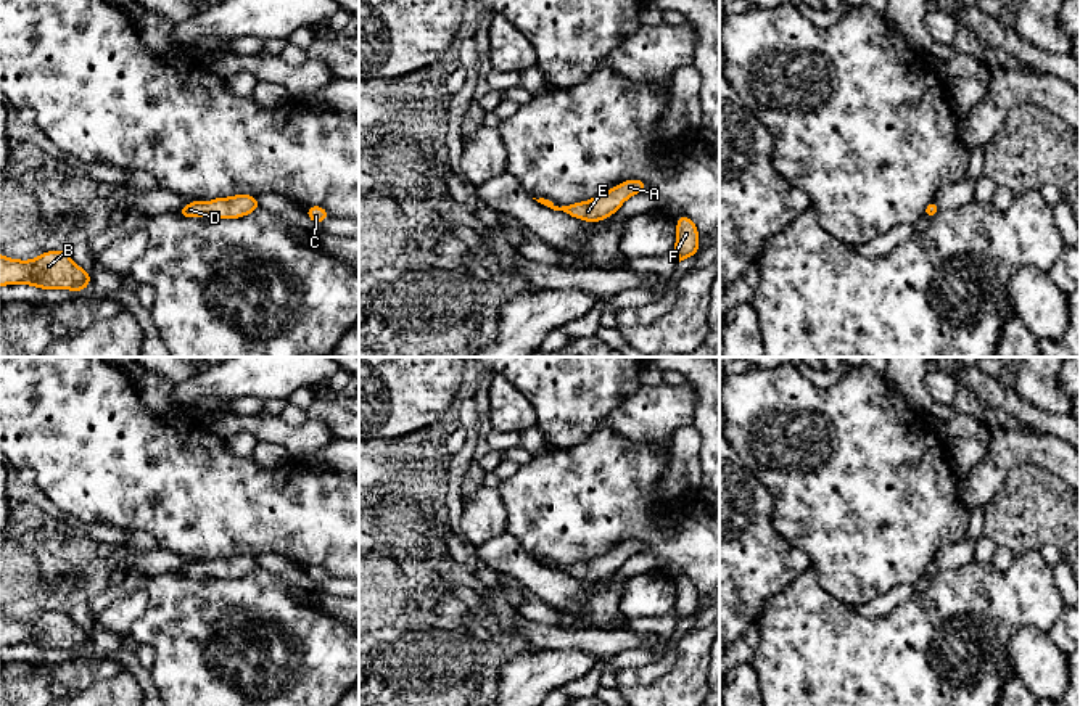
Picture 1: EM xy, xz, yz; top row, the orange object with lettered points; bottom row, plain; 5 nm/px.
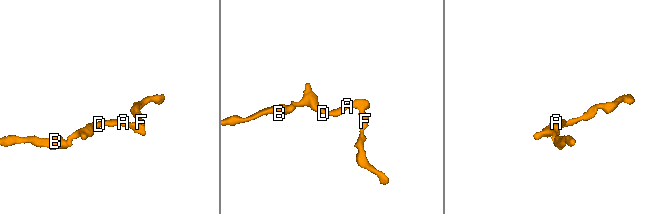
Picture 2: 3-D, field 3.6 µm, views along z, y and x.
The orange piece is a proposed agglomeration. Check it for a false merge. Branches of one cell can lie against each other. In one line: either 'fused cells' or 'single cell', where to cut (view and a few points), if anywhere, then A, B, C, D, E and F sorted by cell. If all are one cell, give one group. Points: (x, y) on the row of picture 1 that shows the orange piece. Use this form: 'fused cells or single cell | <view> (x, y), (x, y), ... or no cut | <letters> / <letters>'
single cell | no cut | A B C D E F

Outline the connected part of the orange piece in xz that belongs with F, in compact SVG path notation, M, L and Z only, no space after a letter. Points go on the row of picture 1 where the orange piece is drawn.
M681 215L676 220L678 225L678 236L674 244L674 252L678 254L678 264L699 251L699 232L695 228L695 224L686 217Z

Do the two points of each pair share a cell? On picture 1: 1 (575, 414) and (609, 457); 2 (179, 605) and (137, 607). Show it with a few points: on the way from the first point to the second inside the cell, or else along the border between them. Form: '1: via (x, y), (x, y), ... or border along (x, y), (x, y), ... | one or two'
1: border along (597, 428), (577, 444), (557, 449) | two
2: border along (145, 589), (147, 608), (127, 632) | two

